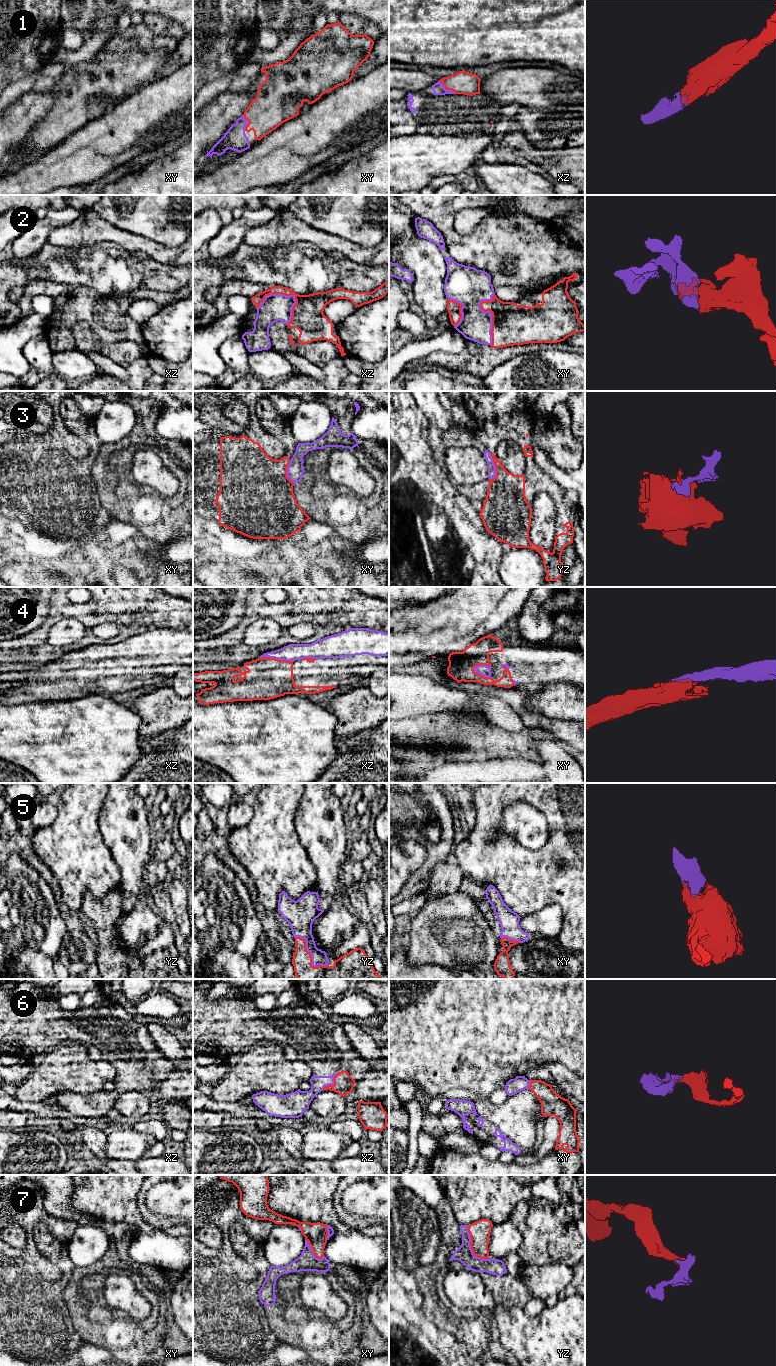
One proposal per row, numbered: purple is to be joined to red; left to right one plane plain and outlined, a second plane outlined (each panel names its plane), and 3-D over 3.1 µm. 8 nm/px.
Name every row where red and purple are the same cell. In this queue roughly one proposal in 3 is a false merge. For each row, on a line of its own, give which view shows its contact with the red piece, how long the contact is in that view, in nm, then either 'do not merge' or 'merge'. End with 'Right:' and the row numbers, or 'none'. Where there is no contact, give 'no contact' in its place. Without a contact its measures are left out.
1: contact in xz; length 170 nm; merge
2: contact in xz; length 320 nm; merge
3: contact in yz; length 220 nm; do not merge
4: contact in xy; length 180 nm; merge
5: contact in yz; length 340 nm; merge
6: contact in xz; length 190 nm; merge
7: contact in yz; length 320 nm; merge
Right: 1, 2, 4, 5, 6, 7

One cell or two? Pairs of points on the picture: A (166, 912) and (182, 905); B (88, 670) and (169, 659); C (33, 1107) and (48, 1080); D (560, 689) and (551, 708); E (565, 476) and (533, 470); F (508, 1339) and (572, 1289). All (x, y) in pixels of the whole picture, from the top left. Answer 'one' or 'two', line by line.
A: two
B: one
C: two
D: one
E: two
F: two

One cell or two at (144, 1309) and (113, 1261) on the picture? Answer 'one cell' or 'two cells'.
two cells

